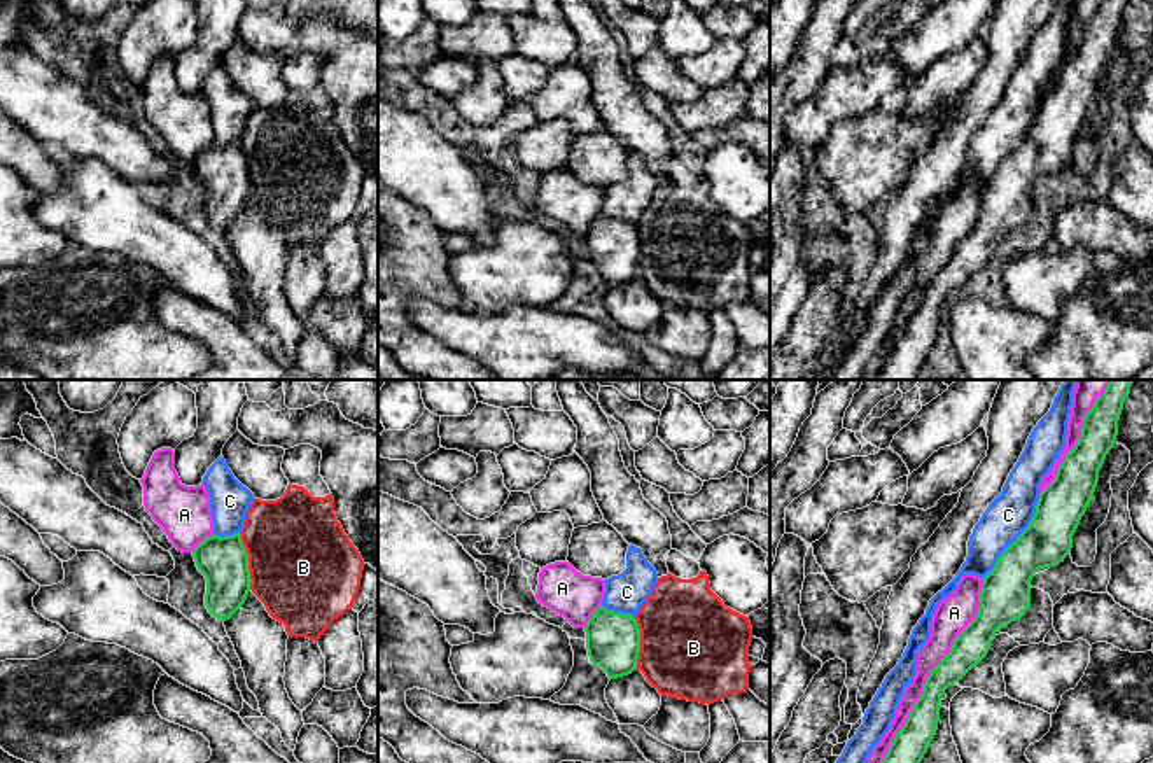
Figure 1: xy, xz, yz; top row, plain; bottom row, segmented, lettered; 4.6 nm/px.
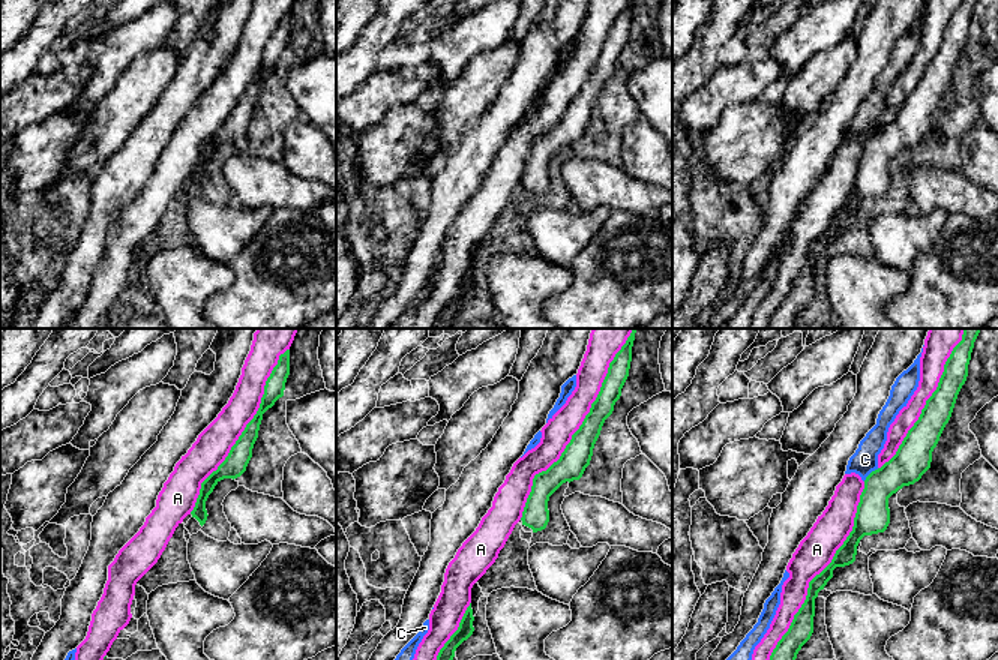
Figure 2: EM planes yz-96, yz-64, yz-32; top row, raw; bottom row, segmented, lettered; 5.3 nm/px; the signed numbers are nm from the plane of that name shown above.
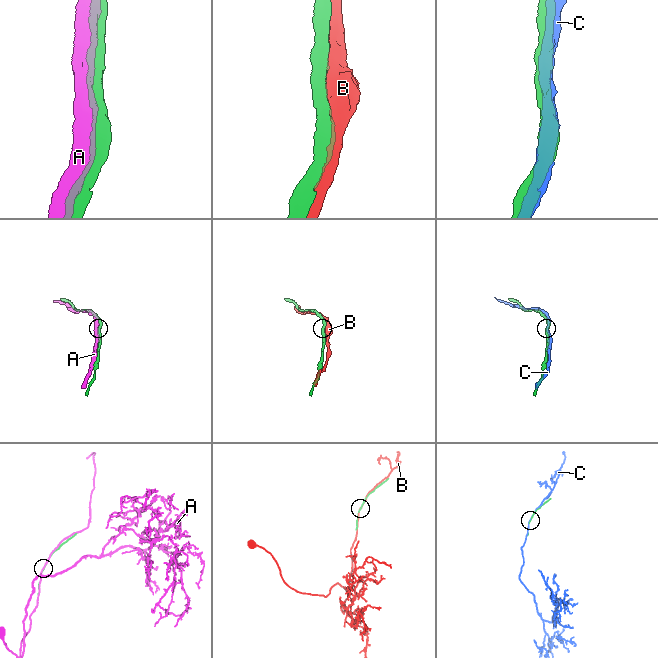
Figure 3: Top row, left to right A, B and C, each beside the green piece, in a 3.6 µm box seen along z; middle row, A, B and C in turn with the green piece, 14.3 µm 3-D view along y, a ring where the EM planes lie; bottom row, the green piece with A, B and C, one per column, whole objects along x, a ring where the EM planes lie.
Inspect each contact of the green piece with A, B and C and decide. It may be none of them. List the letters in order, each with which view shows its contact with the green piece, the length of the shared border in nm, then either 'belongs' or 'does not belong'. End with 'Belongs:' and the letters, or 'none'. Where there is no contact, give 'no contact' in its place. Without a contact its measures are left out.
A: contact in yz; length 950 nm; does not belong
B: contact in xy; length 280 nm; does not belong
C: contact in yz; length 460 nm; does not belong
Belongs: none

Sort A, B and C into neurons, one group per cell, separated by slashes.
A / B / C

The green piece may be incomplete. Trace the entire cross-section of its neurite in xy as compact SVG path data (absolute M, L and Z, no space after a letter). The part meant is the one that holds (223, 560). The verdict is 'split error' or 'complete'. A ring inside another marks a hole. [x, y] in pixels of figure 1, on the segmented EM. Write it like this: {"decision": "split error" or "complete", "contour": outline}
{"decision": "complete", "contour": "M213 534L194 548L192 556L206 579L208 612L220 621L229 620L245 604L252 583L241 534Z"}

